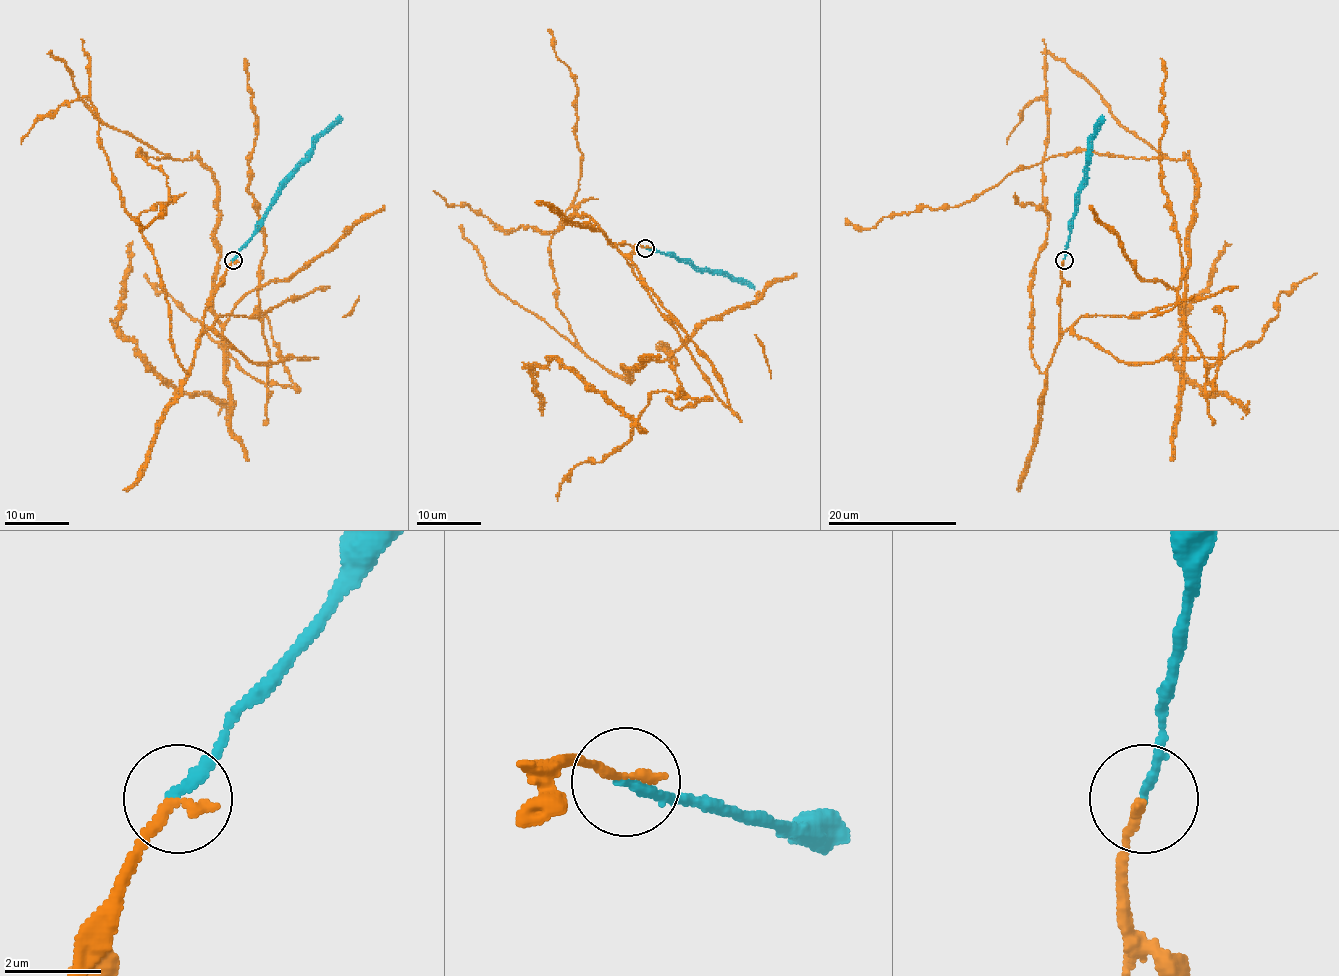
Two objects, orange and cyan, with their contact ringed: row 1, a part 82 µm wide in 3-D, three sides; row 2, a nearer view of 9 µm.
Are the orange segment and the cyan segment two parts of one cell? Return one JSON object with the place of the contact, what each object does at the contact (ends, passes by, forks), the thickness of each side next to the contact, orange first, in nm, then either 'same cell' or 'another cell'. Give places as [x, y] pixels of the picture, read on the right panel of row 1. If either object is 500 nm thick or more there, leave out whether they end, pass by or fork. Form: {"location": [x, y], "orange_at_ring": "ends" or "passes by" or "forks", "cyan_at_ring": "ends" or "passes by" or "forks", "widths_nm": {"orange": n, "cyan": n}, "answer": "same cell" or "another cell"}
{"location": [1064, 260], "orange_at_ring": "ends", "cyan_at_ring": "ends", "widths_nm": {"orange": 240, "cyan": 220}, "answer": "same cell"}

